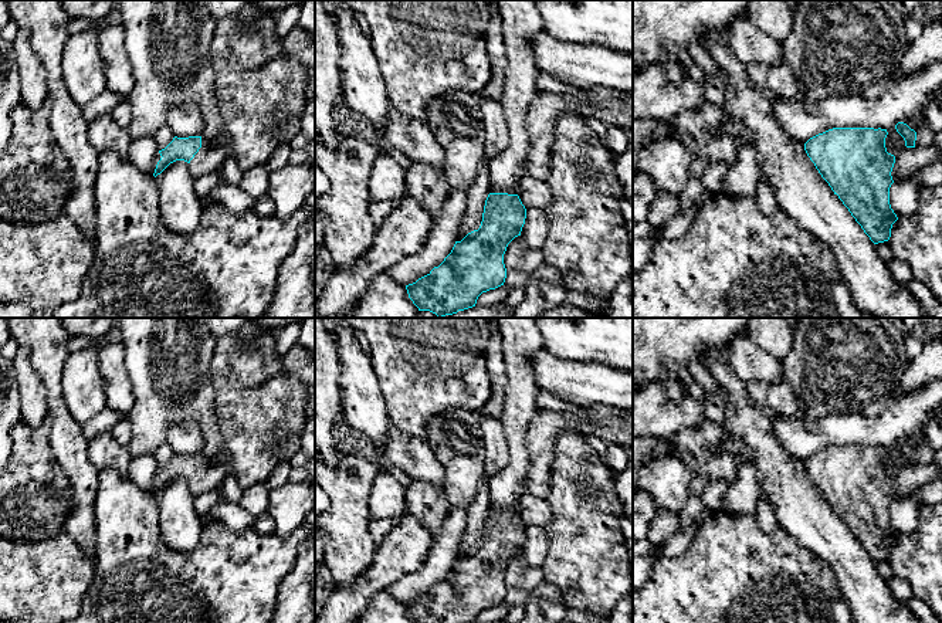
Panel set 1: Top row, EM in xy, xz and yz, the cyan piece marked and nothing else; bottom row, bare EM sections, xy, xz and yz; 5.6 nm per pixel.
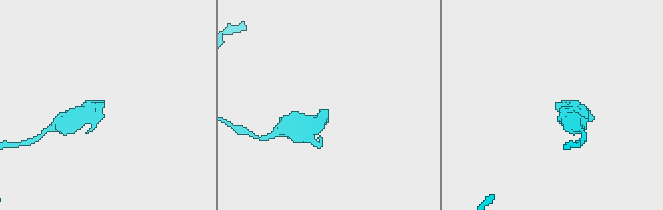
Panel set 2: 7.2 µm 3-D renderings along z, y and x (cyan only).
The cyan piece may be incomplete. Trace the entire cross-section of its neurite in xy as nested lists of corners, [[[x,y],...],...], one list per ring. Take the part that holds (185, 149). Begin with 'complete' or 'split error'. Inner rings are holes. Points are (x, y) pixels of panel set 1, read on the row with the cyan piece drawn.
split error; [[[224,128],[214,143],[206,142],[201,136],[177,138],[162,150],[153,176],[160,175],[170,163],[184,160],[189,163],[190,175],[197,179],[203,175],[218,172],[223,162],[231,156],[233,142]]]

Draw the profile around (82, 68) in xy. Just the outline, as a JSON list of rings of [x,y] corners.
[[[98,28],[71,35],[62,53],[64,82],[71,98],[79,106],[106,89],[104,62],[98,48]]]

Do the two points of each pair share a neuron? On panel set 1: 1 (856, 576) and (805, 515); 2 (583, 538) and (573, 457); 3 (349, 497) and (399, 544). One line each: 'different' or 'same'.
1: same
2: same
3: different

